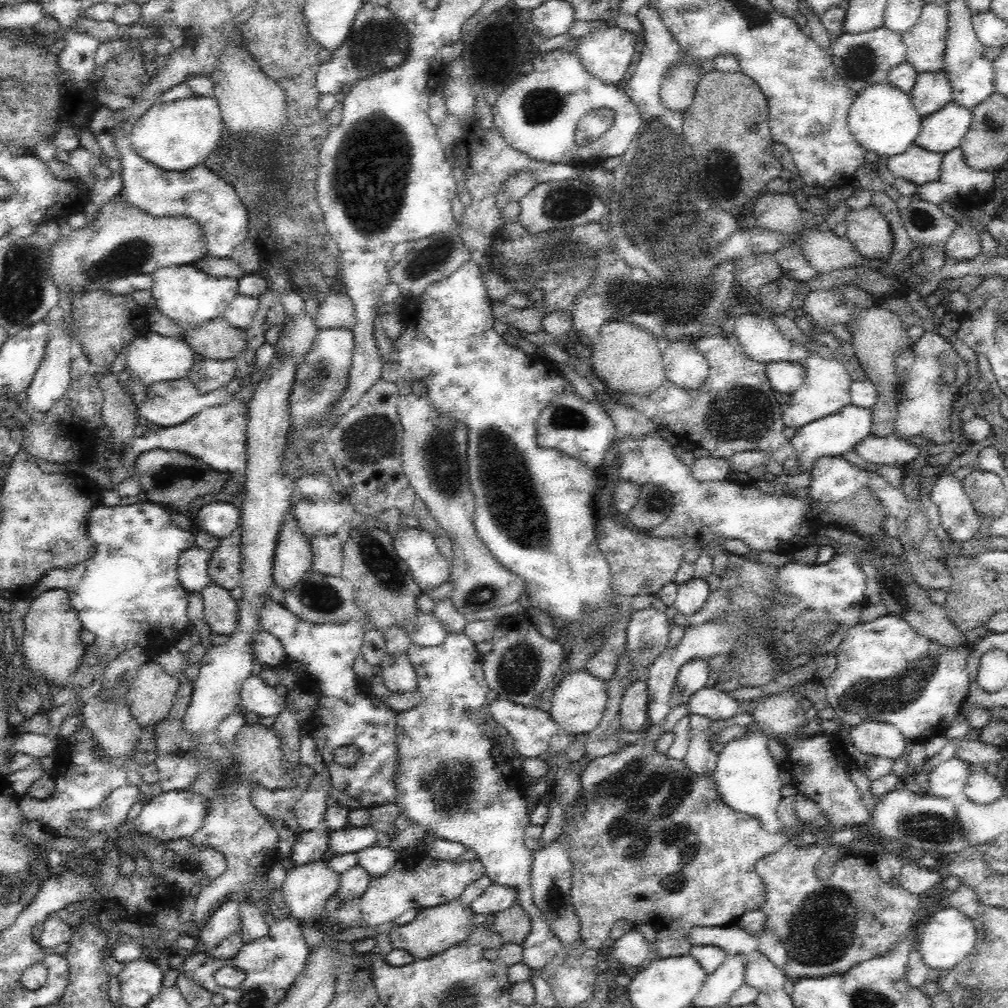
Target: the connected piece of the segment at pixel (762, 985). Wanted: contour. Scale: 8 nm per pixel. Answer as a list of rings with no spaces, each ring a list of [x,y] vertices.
[[[758,948],[744,954],[747,968],[745,971],[745,984],[756,988],[759,992],[771,992],[783,989],[786,976],[783,970],[770,962]]]

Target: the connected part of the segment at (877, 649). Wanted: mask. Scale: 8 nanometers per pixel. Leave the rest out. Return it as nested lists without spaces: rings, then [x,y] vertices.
[[[888,613],[872,622],[852,626],[835,650],[837,665],[829,678],[821,681],[828,705],[834,708],[838,722],[858,726],[862,721],[886,722],[895,726],[909,743],[921,743],[940,736],[961,712],[969,693],[967,669],[971,647],[940,646],[918,634],[907,620]]]

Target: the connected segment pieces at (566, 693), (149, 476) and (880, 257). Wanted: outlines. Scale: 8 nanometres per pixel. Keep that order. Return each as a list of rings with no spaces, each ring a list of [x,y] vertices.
[[[575,670],[564,675],[553,688],[551,707],[547,710],[554,722],[567,733],[588,734],[595,730],[603,717],[607,703],[607,683],[586,672]]]
[[[154,449],[143,452],[136,458],[139,484],[142,485],[146,498],[156,504],[168,504],[169,508],[191,508],[196,498],[215,495],[226,488],[226,483],[233,477],[233,473],[220,473],[204,464],[202,459],[182,452]]]
[[[868,205],[861,209],[849,209],[846,215],[847,231],[845,237],[853,242],[855,249],[868,260],[886,261],[894,244],[894,235],[888,220],[874,205]]]

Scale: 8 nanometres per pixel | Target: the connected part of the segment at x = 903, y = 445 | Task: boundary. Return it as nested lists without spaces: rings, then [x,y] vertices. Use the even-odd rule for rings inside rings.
[[[896,433],[885,437],[870,434],[855,446],[854,451],[864,460],[873,462],[875,466],[895,464],[900,468],[924,454],[915,444],[908,444],[906,439]]]

